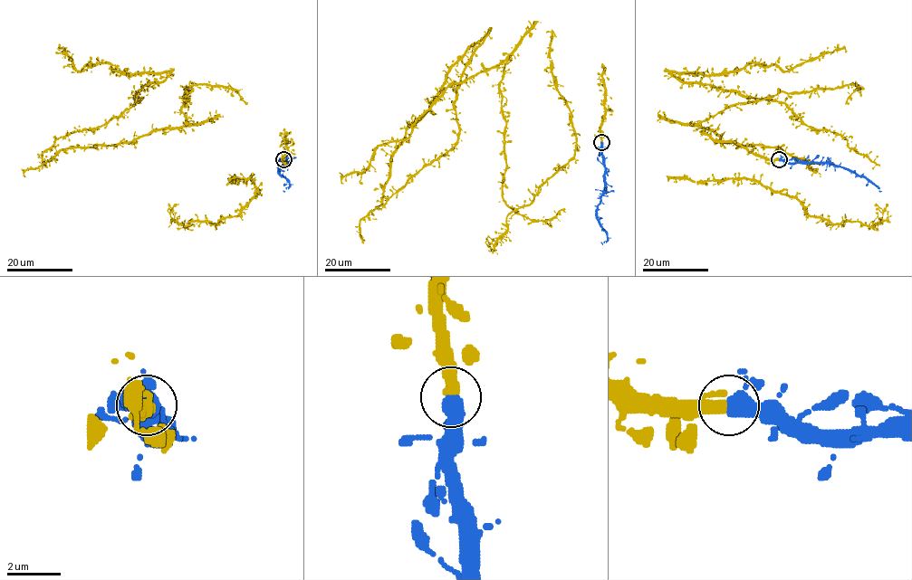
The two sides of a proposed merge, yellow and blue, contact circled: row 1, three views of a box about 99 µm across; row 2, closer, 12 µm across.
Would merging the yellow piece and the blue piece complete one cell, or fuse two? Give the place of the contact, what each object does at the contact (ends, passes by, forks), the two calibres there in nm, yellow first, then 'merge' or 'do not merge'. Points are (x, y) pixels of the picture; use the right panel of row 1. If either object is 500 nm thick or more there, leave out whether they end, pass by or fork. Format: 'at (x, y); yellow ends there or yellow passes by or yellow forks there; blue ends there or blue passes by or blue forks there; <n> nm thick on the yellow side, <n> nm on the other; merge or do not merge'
at (779, 159); yellow passes by; blue passes by; 300 nm thick on the yellow side, 380 nm on the other; merge

